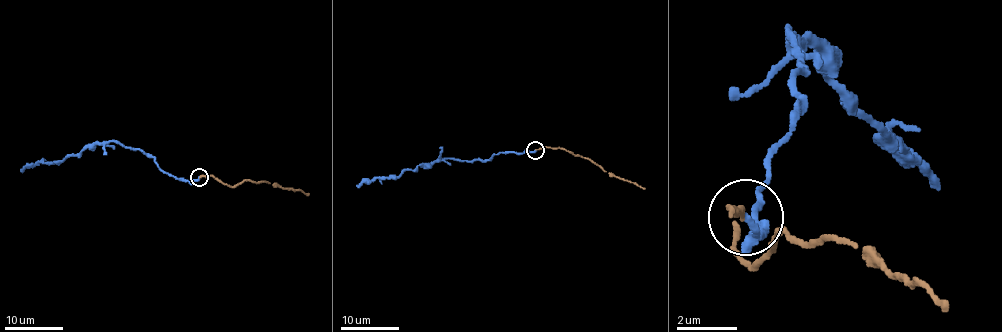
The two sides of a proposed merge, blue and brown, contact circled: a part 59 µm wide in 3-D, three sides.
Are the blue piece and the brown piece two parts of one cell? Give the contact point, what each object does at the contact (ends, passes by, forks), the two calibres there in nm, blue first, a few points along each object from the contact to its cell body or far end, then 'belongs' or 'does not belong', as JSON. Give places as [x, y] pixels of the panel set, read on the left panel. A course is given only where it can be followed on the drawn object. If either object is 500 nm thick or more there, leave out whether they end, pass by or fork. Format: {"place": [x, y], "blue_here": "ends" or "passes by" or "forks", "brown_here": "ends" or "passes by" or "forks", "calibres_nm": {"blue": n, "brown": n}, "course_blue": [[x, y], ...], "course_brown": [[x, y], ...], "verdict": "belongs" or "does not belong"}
{"place": [199, 177], "blue_here": "ends", "brown_here": "ends", "calibres_nm": {"blue": 220, "brown": 140}, "course_blue": [[199, 177], [178, 180], [137, 149], [114, 141], [86, 146], [63, 161], [27, 165], [22, 172]], "course_brown": [[199, 178], [212, 175], [234, 187], [249, 180], [268, 181], [309, 194]], "verdict": "belongs"}

